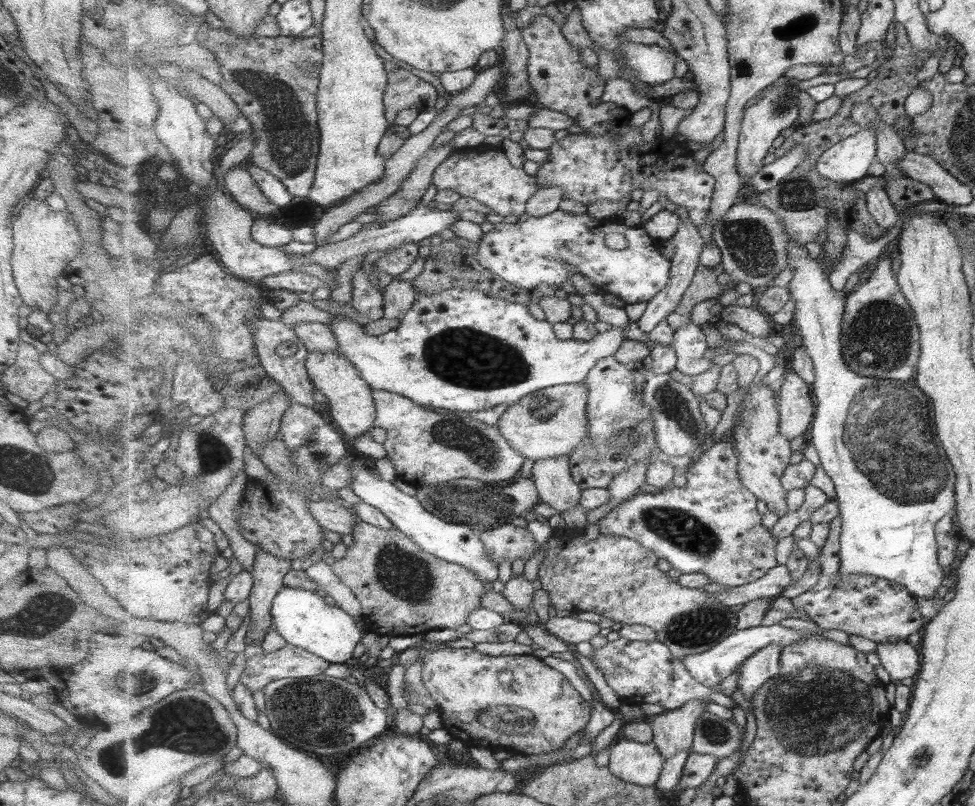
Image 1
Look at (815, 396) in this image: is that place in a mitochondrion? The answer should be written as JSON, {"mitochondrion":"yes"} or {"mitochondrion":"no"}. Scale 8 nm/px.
{"mitochondrion":"no"}

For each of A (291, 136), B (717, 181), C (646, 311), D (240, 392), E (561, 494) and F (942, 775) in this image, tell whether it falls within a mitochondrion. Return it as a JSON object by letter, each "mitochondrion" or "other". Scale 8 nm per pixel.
{"A":"mitochondrion","B":"other","C":"other","D":"other","E":"other","F":"other"}

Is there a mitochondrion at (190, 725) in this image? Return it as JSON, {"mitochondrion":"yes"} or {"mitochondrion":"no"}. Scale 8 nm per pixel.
{"mitochondrion":"yes"}

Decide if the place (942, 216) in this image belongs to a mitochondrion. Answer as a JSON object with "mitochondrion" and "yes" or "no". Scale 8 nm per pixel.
{"mitochondrion":"no"}

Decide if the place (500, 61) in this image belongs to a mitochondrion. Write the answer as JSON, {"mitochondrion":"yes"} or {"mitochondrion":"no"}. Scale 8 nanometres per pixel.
{"mitochondrion":"no"}

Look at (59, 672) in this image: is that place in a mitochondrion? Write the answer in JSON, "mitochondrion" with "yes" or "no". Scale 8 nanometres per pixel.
{"mitochondrion":"no"}

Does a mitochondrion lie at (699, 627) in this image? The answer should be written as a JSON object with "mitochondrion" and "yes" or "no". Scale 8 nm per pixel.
{"mitochondrion":"yes"}

